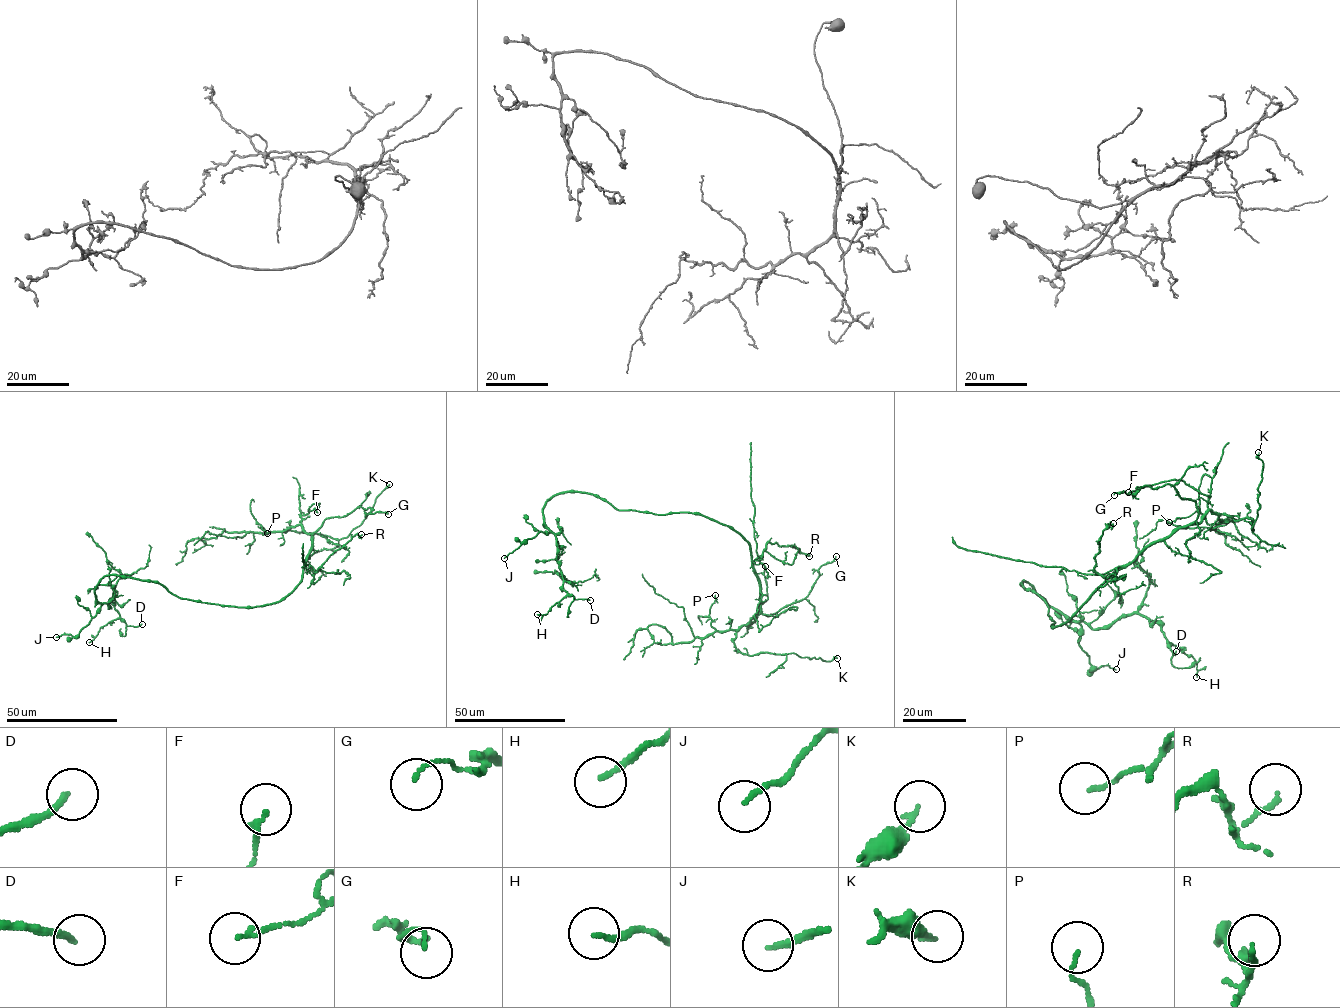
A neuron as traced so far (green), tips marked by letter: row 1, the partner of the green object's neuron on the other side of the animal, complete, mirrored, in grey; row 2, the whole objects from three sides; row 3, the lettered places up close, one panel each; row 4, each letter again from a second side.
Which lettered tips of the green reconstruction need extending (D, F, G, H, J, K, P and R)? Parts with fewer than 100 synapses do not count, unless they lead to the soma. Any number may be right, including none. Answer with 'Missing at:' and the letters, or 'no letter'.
Missing at: no letter

